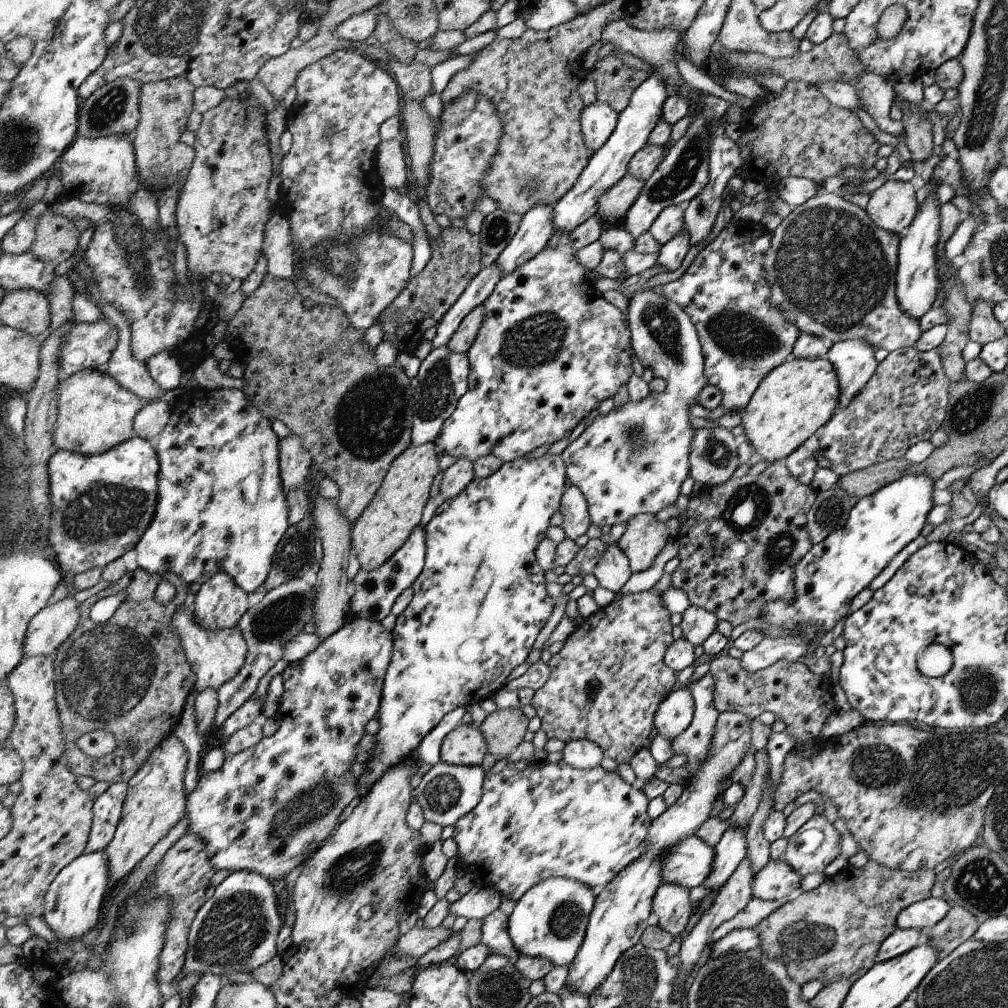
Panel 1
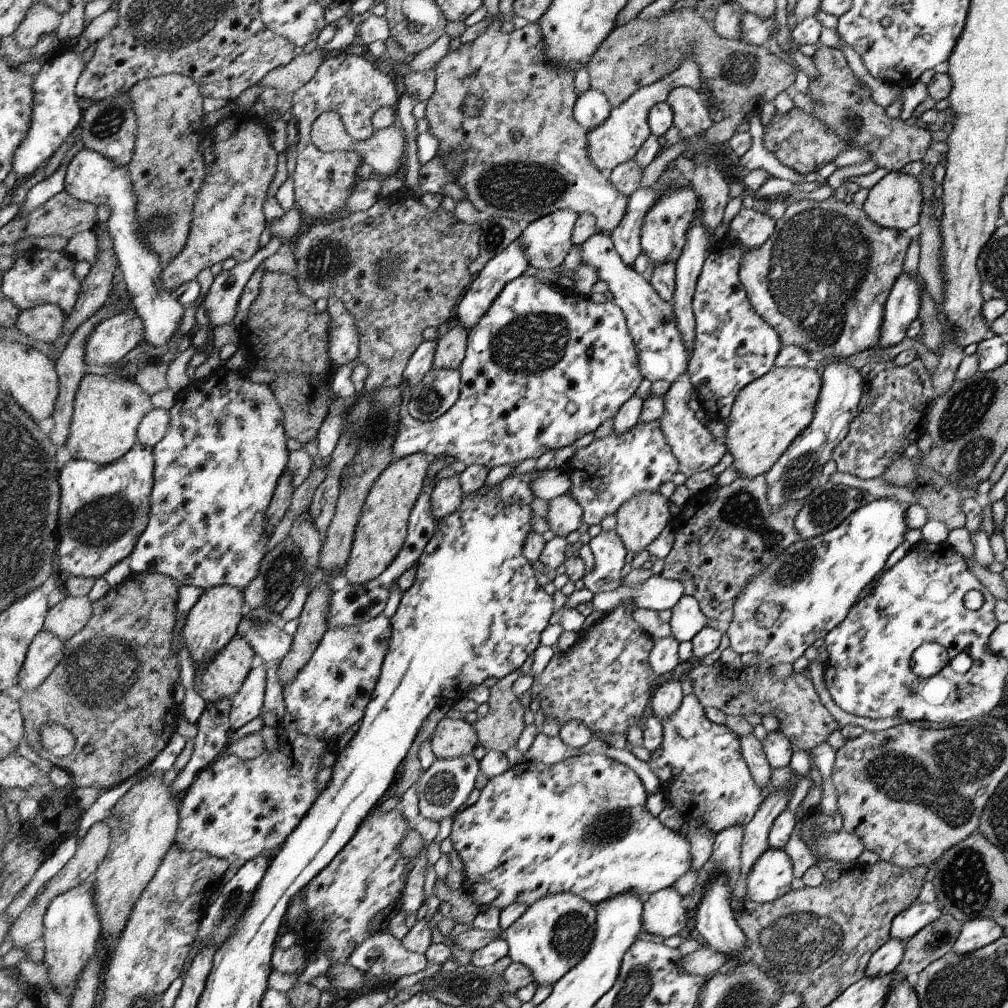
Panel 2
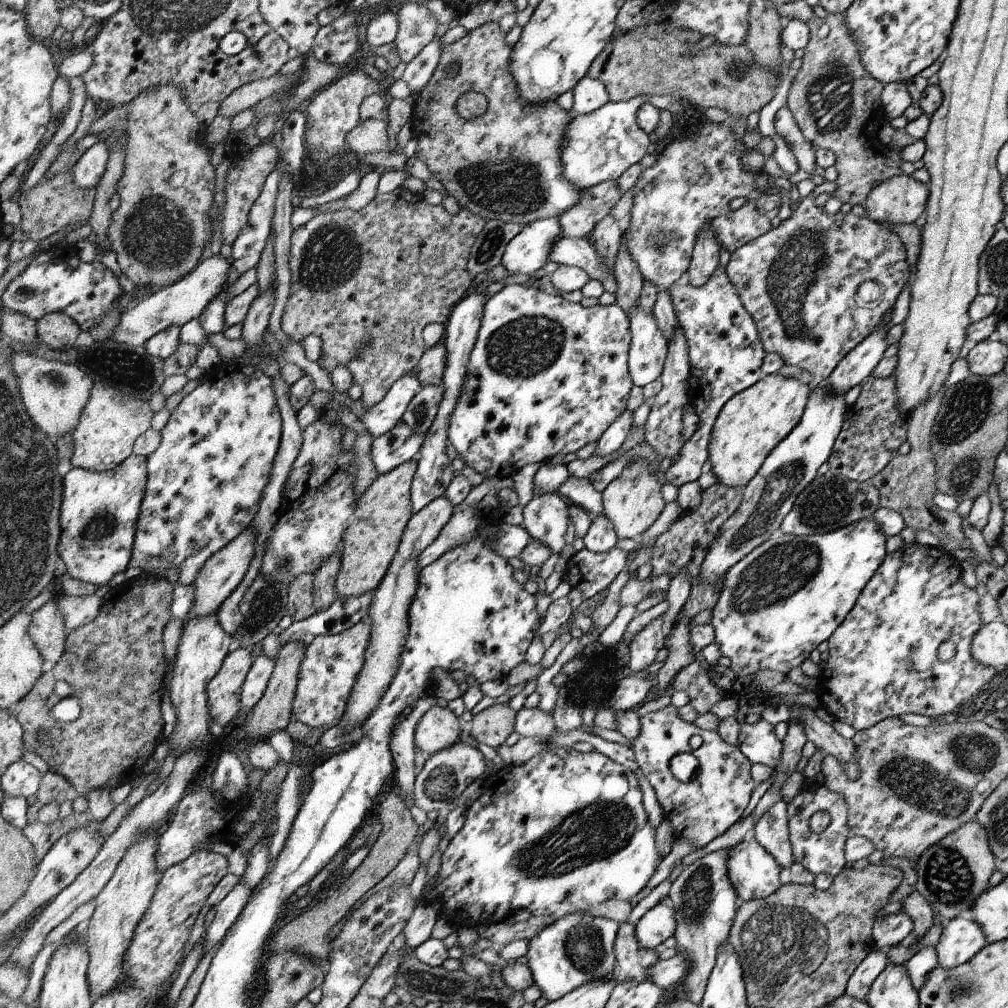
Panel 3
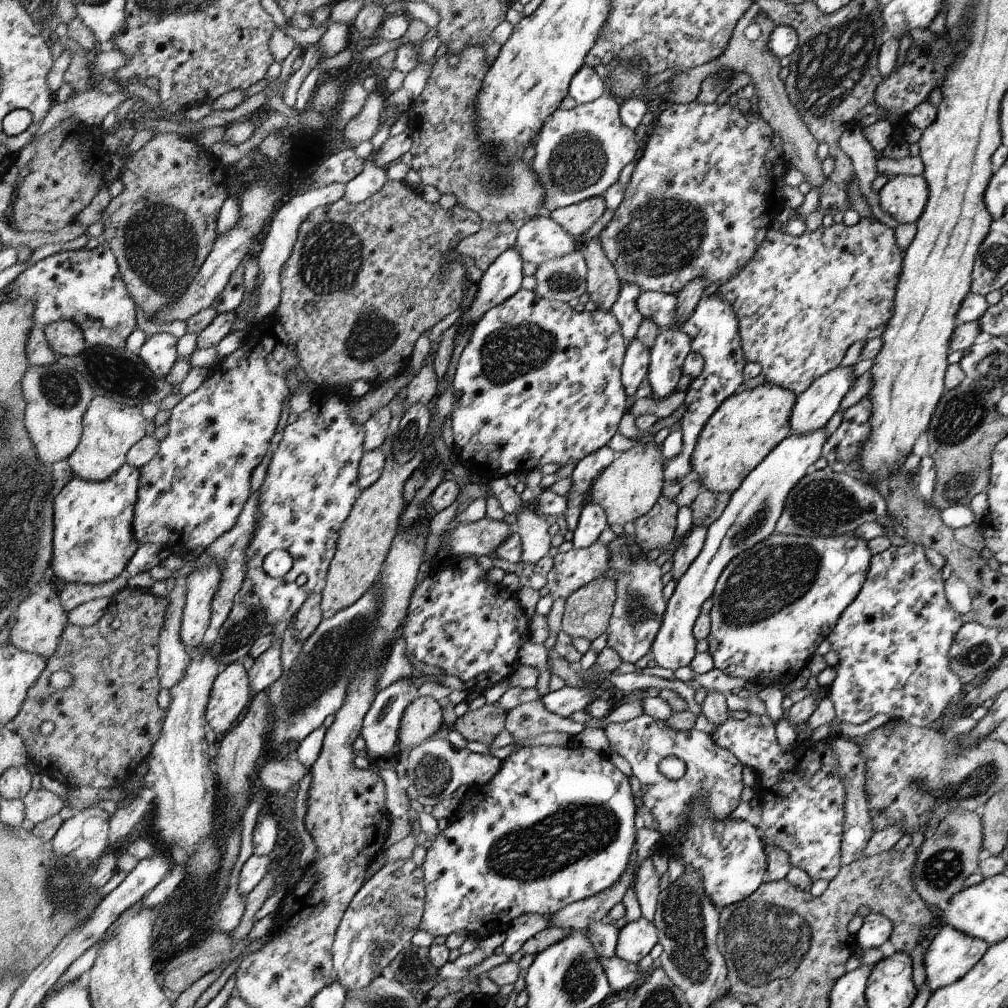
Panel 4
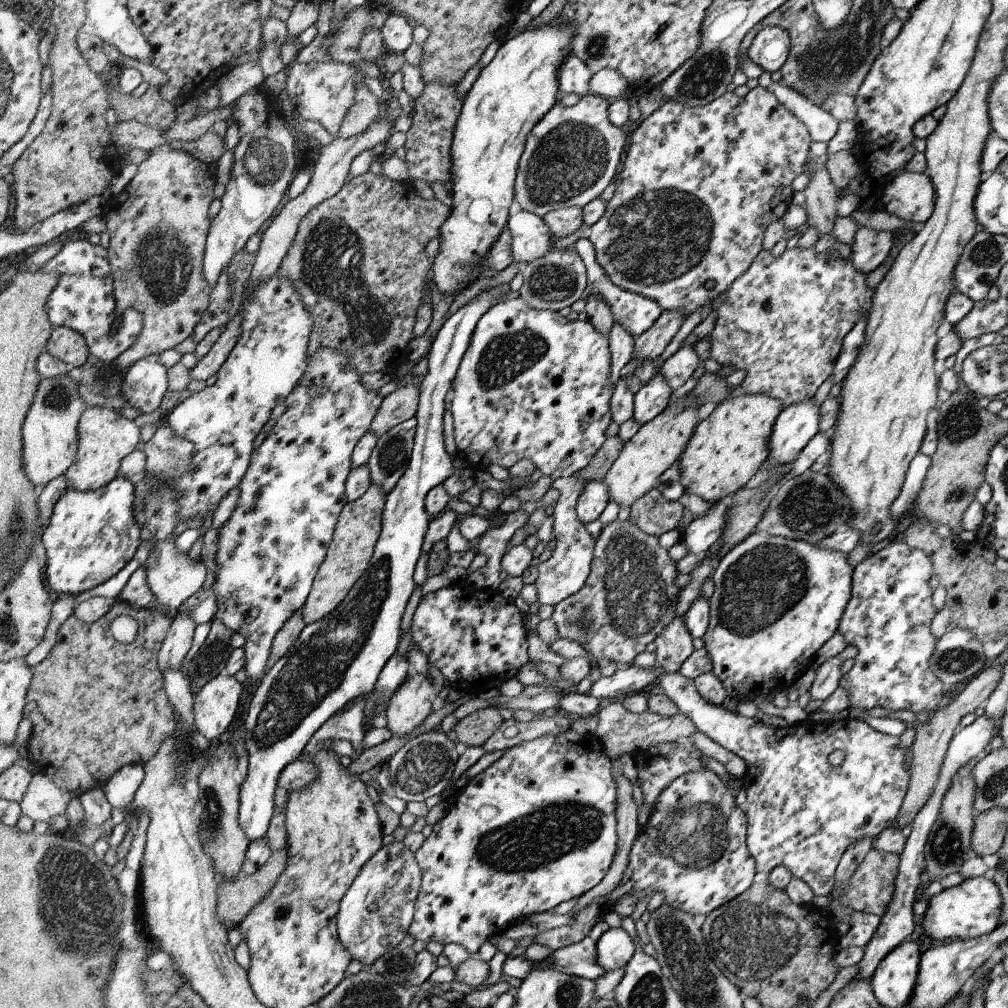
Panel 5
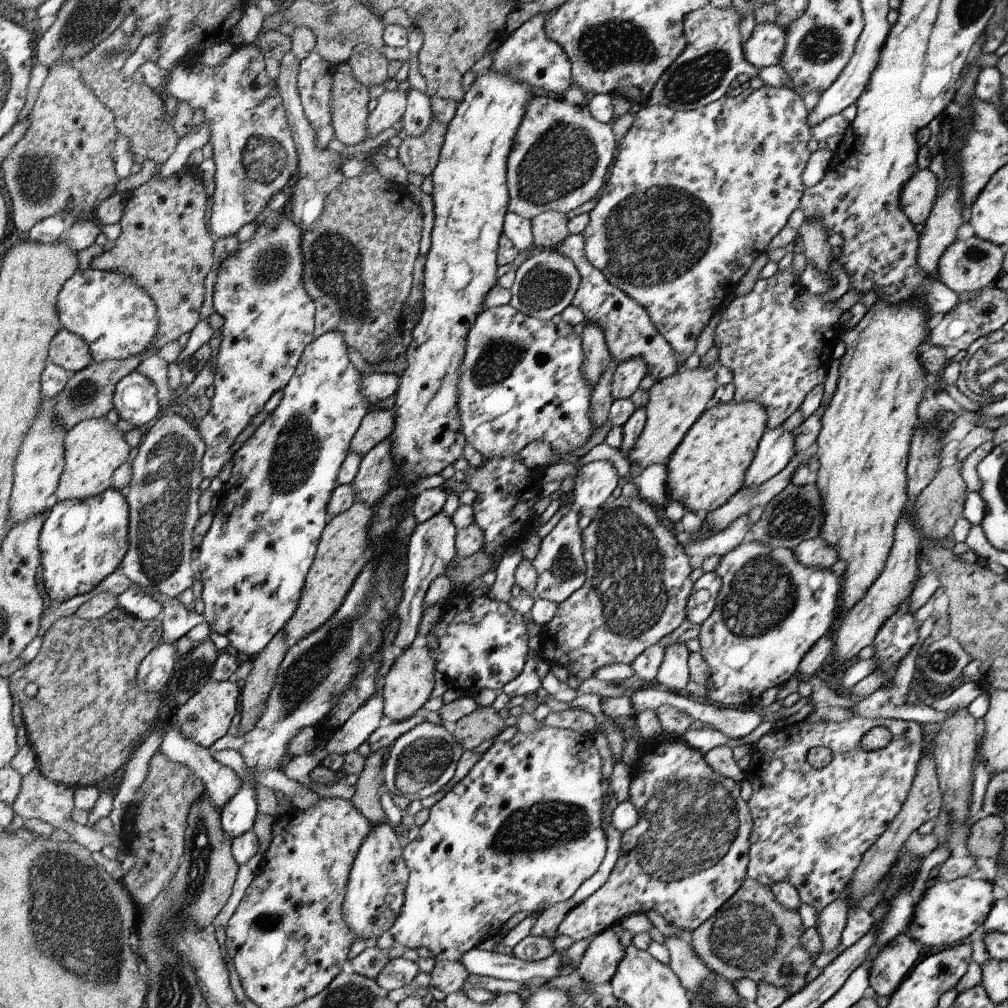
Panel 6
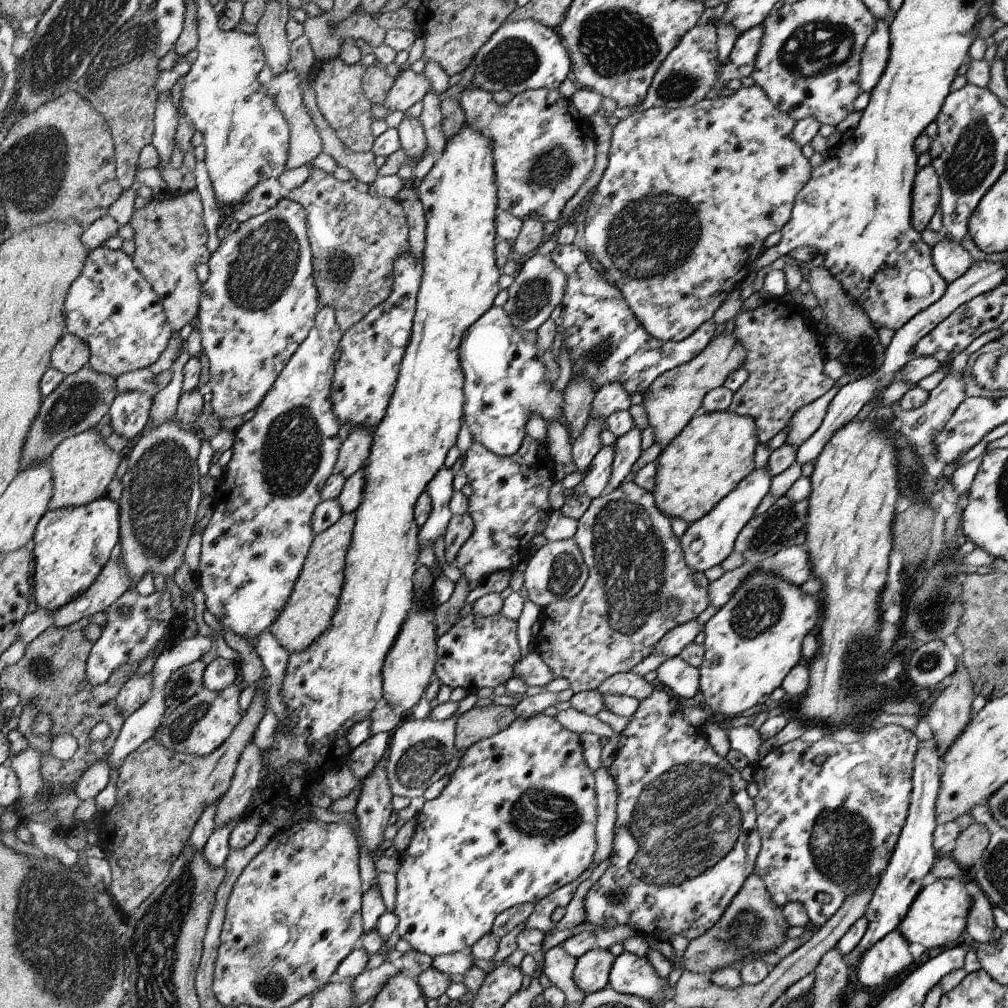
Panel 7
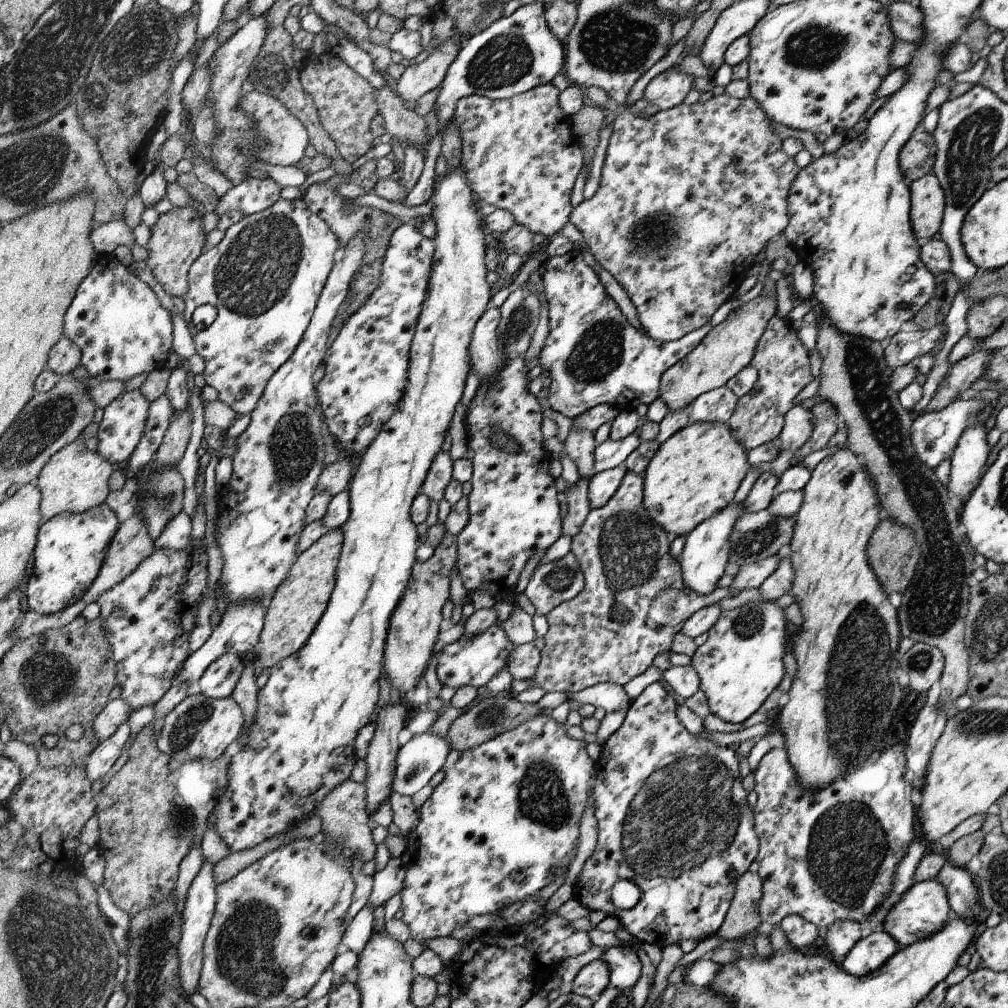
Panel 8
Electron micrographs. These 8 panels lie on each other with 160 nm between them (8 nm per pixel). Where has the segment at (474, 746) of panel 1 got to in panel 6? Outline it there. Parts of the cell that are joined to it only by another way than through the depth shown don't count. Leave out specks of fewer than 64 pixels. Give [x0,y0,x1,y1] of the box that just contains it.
[383,645,434,723]

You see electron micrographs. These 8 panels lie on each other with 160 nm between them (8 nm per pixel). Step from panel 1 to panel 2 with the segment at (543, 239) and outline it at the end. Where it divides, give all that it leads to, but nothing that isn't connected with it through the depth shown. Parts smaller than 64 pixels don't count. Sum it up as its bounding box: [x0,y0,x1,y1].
[454,238,529,331]

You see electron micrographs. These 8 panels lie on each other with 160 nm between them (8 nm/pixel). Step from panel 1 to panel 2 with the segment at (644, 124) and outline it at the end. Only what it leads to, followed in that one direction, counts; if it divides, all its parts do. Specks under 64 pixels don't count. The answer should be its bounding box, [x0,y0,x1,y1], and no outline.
[519,209,578,270]

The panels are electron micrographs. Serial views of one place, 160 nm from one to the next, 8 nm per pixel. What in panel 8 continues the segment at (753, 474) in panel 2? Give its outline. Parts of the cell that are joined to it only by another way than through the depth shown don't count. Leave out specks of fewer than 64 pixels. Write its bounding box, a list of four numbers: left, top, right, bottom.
[642,423,748,538]

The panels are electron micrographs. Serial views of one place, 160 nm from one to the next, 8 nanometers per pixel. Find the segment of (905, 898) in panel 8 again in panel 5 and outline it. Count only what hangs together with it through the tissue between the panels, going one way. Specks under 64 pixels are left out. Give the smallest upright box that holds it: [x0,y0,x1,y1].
[918,876,1004,943]

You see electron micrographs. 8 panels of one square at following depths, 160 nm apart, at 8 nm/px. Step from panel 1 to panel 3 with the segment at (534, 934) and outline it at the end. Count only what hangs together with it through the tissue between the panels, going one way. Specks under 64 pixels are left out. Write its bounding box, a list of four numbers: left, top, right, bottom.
[528,911,620,1002]

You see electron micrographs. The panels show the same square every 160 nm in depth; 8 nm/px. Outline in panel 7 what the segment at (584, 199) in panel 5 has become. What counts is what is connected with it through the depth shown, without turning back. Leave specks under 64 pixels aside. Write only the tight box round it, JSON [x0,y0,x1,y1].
[459,87,596,224]

